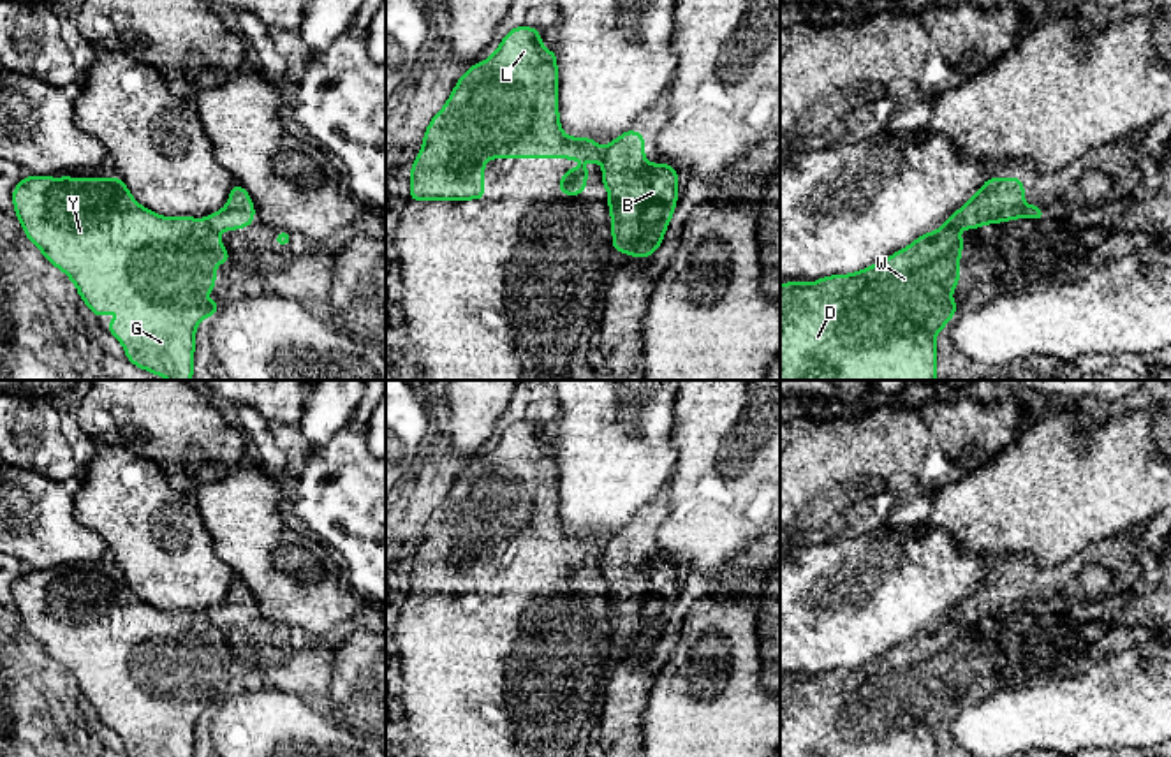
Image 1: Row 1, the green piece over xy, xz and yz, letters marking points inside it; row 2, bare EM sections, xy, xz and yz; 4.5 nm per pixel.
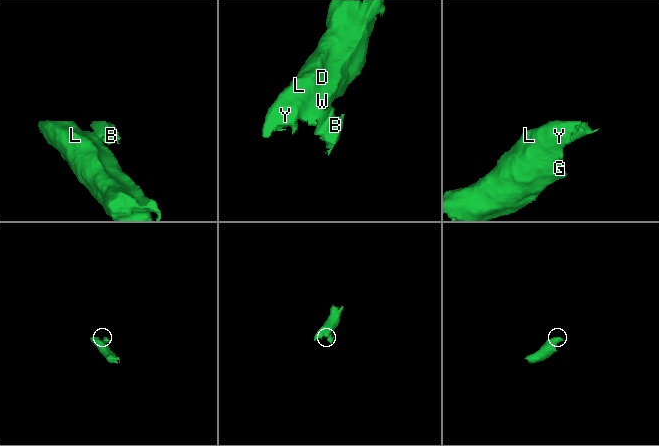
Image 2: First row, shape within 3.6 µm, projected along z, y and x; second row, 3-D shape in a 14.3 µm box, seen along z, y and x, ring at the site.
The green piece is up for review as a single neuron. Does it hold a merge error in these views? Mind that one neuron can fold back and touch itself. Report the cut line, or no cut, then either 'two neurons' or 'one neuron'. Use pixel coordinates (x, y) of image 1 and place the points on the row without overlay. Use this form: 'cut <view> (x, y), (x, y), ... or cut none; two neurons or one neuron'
cut xy (205, 613), (215, 627); two neurons

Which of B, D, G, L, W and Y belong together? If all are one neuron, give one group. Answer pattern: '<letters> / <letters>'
B / D G L W Y

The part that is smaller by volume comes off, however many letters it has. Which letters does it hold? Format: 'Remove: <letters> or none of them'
Remove: B

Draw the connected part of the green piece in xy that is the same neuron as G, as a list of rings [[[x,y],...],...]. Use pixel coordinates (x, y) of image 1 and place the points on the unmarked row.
[[[28,569],[12,584],[16,611],[23,627],[42,650],[62,664],[77,681],[77,688],[100,713],[106,706],[120,706],[106,722],[125,741],[130,757],[194,757],[195,724],[201,713],[213,711],[218,695],[194,694],[192,685],[211,688],[218,657],[231,651],[206,613],[160,611],[143,602],[122,572],[49,572]]]

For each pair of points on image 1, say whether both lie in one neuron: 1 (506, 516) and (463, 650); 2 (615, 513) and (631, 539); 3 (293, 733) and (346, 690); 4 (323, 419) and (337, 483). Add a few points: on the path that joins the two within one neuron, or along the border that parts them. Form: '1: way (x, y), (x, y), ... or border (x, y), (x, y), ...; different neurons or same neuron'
1: way (495, 550), (495, 573), (486, 590), (481, 617); same neuron
2: border (654, 497), (604, 543); different neurons
3: border (328, 717), (365, 738); different neurons
4: border (367, 426), (349, 419), (324, 444), (309, 448); different neurons

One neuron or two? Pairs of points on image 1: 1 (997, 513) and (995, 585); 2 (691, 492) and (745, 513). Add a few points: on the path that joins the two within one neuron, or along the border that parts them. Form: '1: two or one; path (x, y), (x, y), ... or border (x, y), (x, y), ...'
1: two; border (992, 558), (1027, 553), (1036, 564)
2: one; path (705, 492), (722, 492), (731, 499)

